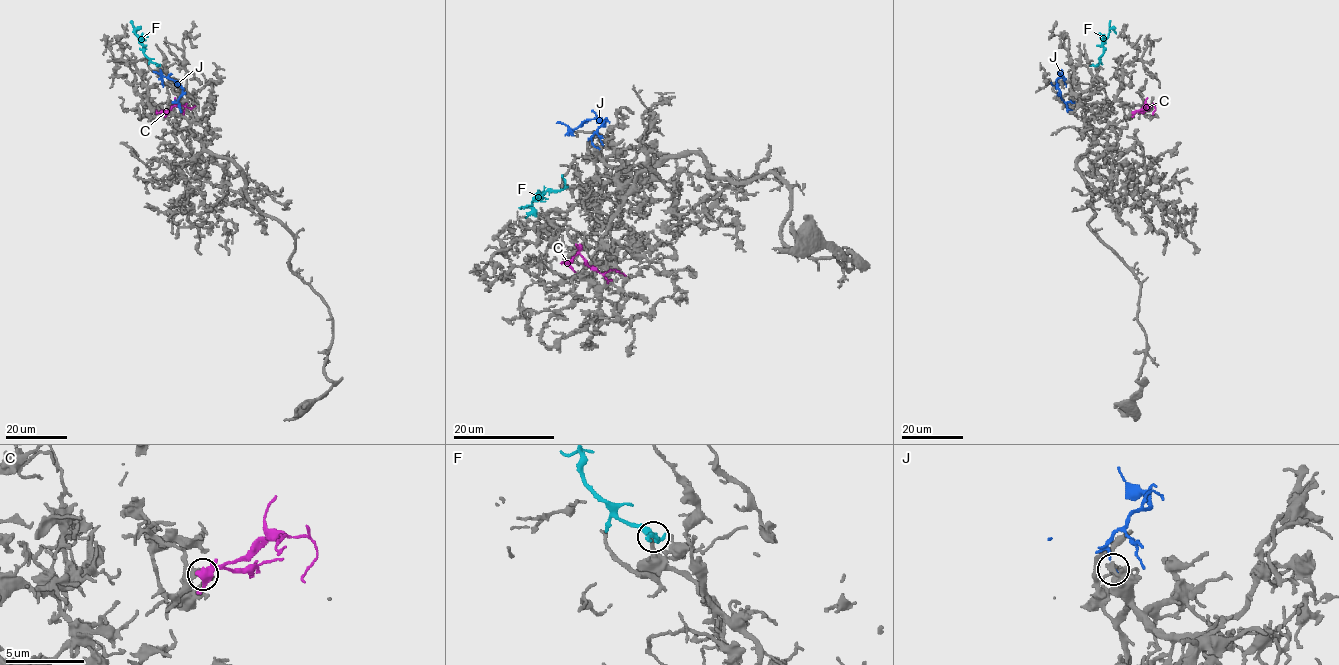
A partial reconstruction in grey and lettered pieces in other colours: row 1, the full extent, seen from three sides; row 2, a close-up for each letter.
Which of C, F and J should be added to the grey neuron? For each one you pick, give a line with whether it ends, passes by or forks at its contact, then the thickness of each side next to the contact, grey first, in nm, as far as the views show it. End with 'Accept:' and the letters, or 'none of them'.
F: it passes by; 280 nm thick on the grey side, 300 nm on the other
Accept: F

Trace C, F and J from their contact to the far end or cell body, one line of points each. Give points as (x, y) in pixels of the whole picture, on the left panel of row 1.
C: (166, 113), (174, 106), (195, 106)
F: (158, 65), (144, 53), (142, 42), (135, 33), (138, 28), (134, 33)
J: (175, 102), (182, 93), (181, 87), (153, 71)

